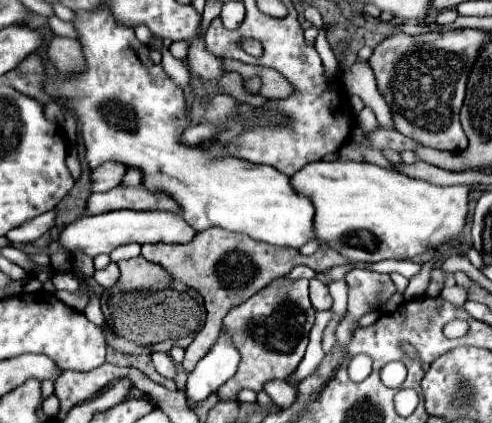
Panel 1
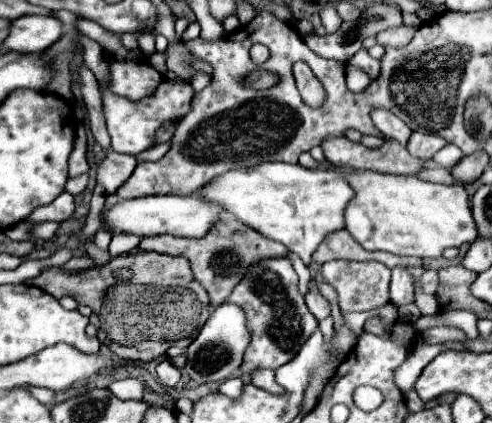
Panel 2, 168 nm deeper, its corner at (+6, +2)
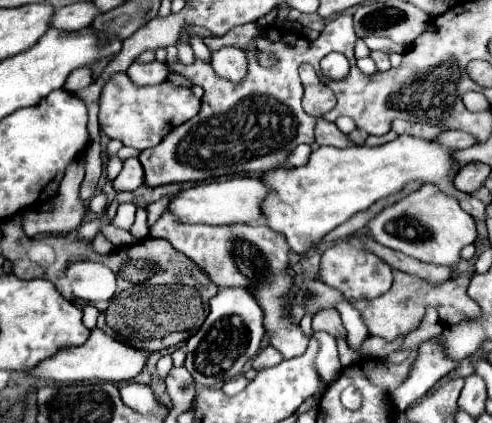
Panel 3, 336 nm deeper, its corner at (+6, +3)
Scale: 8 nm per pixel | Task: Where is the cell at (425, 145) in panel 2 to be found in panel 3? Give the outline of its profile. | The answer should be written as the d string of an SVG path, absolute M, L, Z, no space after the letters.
M448 130L448 132L442 132L442 136L434 138L438 140L438 144L450 148L450 150L460 150L460 148L468 148L474 144L474 138L466 132L460 132L460 130Z

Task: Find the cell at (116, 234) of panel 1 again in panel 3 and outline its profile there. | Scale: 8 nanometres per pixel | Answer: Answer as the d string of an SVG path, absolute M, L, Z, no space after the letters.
M230 178L224 182L212 182L212 184L200 184L192 186L188 190L182 190L178 196L174 196L168 204L168 212L174 212L174 216L186 224L210 224L210 226L222 226L222 224L252 224L262 218L260 202L268 194L264 182L260 178Z

